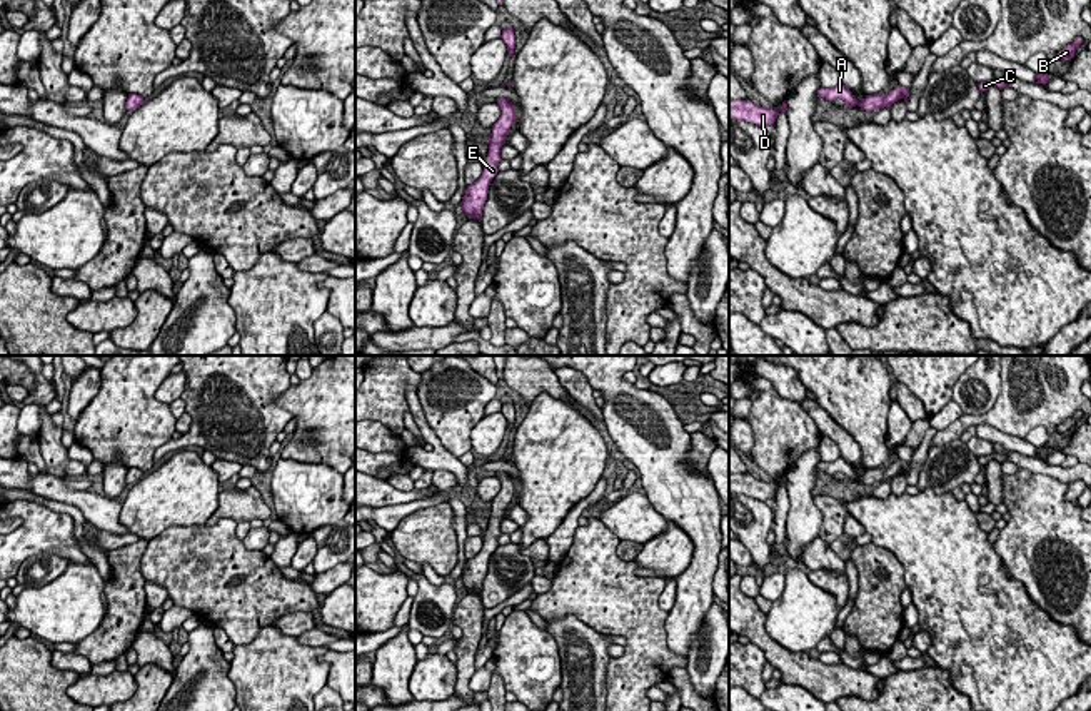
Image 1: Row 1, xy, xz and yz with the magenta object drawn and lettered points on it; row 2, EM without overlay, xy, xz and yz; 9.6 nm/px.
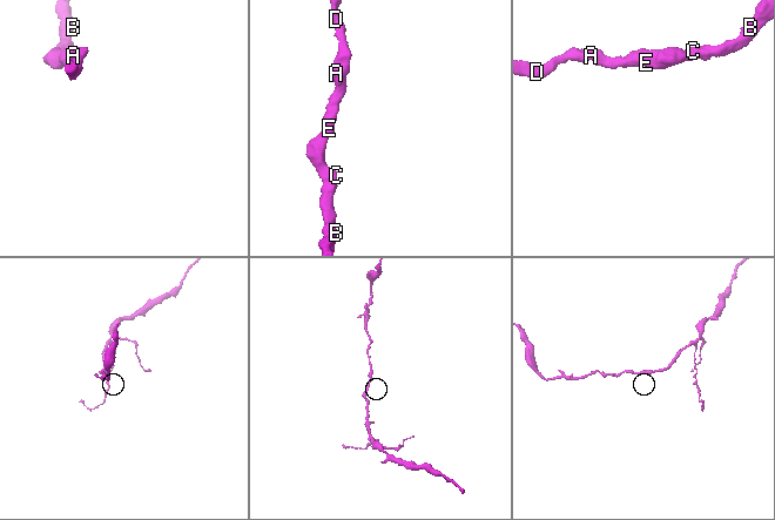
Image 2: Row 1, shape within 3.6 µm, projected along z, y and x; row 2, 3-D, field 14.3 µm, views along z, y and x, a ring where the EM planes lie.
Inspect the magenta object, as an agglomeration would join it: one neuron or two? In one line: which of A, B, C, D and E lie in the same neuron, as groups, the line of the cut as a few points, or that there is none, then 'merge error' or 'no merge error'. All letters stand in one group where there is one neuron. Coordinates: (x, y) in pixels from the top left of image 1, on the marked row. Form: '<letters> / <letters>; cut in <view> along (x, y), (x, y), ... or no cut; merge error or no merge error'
A B C D E; no cut; no merge error

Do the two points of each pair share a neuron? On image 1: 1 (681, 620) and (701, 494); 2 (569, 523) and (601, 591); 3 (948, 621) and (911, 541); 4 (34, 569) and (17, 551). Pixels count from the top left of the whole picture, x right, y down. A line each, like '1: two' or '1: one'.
1: one
2: two
3: one
4: two

